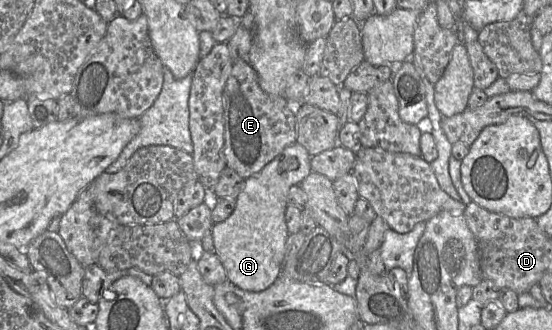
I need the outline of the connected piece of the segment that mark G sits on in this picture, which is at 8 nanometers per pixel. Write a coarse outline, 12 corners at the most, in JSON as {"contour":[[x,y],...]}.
{"contour":[[293,143],[245,179],[213,225],[227,279],[261,292],[282,274],[288,191],[311,172]]}

